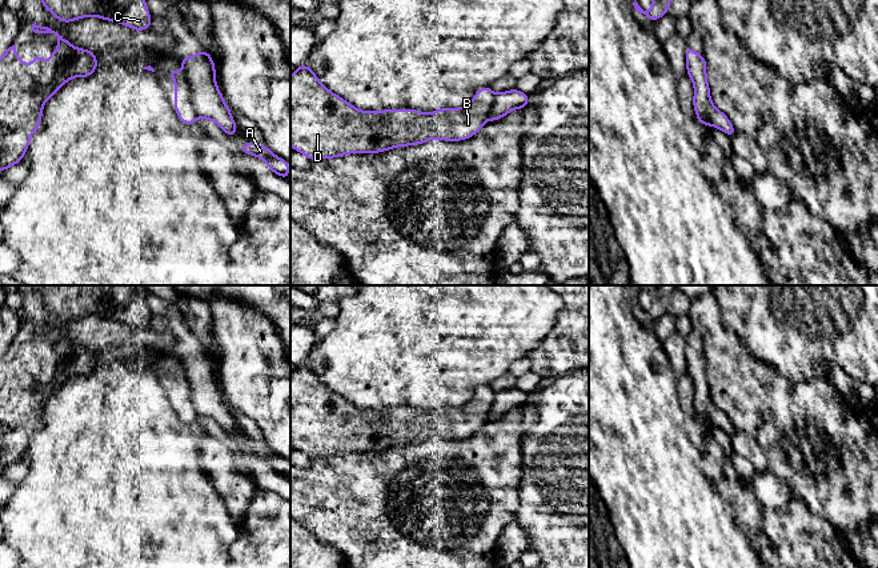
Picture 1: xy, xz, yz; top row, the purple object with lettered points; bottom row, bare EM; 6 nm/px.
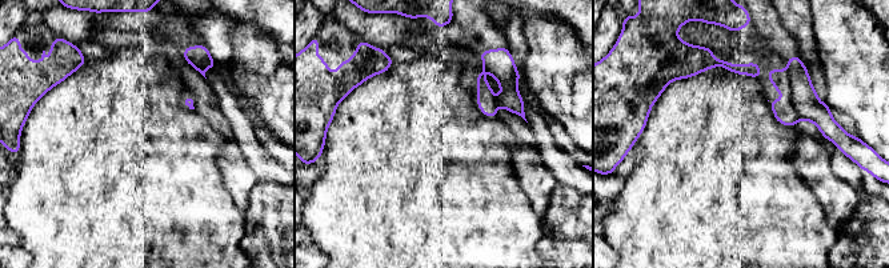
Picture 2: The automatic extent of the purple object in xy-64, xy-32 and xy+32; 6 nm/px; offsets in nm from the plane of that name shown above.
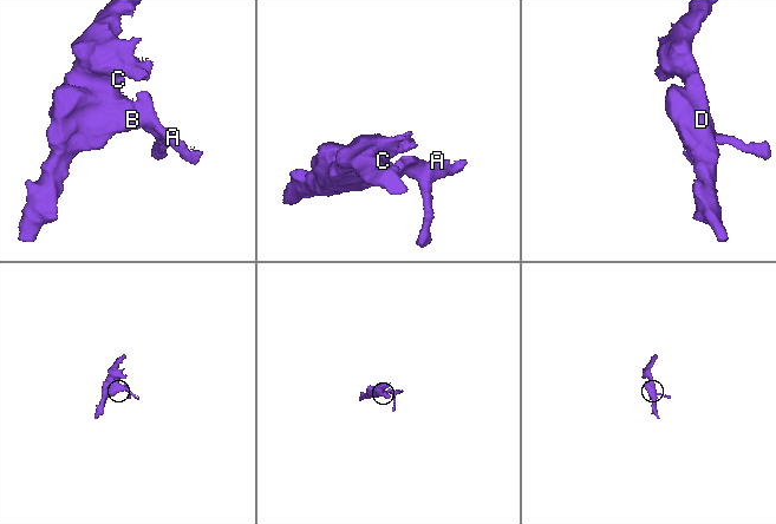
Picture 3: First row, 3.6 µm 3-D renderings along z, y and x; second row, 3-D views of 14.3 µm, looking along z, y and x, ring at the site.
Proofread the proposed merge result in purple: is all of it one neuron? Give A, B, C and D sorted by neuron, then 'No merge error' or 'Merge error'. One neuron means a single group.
Groups: A / B C D. Merge error

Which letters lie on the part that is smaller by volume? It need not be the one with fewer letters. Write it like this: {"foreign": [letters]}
{"foreign": ["A"]}

